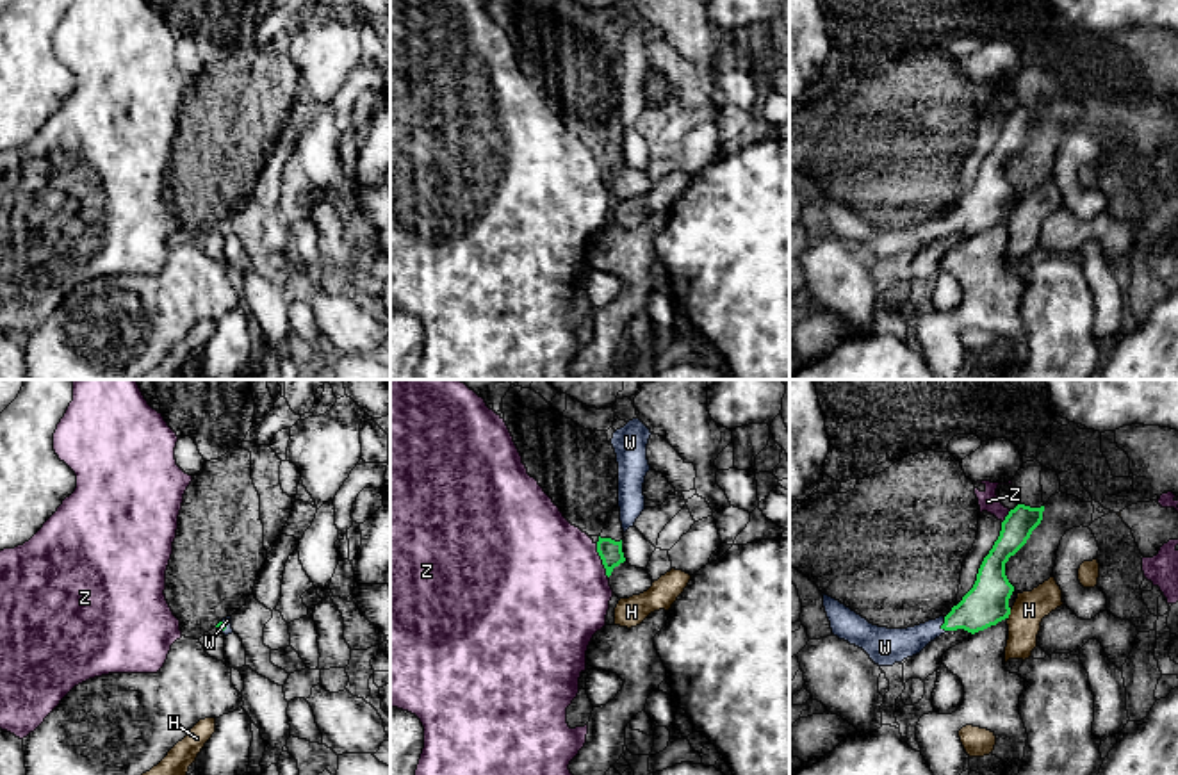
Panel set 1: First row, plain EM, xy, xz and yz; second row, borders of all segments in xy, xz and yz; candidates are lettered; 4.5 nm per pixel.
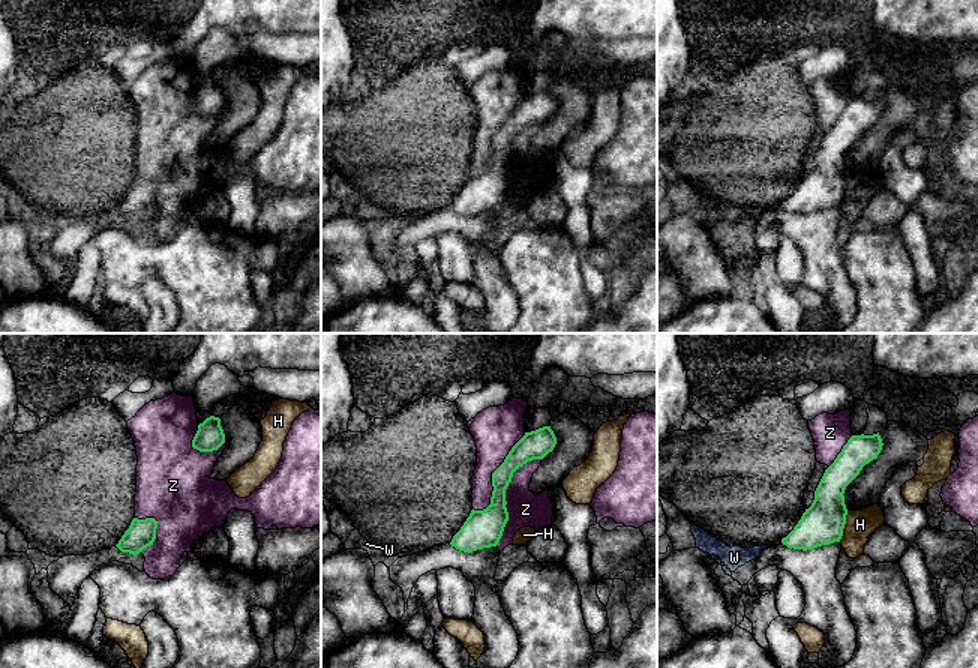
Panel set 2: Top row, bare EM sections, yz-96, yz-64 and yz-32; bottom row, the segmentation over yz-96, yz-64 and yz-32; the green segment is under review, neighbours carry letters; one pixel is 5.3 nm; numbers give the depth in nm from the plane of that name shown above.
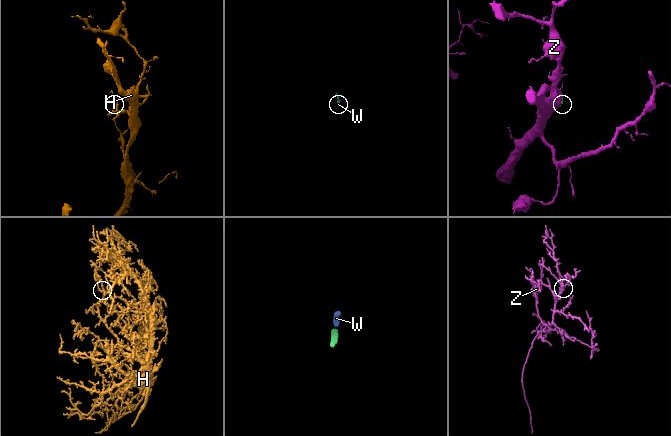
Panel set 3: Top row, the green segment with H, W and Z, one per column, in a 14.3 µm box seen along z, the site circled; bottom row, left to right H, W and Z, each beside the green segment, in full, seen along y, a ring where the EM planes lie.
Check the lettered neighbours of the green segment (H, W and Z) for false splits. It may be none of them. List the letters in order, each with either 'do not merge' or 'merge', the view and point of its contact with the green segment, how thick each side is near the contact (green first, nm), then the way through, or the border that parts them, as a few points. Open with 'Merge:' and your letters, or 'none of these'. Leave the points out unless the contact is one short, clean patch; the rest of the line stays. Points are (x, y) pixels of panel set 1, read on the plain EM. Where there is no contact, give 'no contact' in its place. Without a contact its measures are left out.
Merge: W
H: do not merge; meets green in yz at (1009, 214); 200 nm thick on the green side, 150 nm on the other; border along yz (1011, 211), (1007, 218)
W: merge; meets green in yz at (943, 225); 200 nm thick on the green side, 160 nm on the other; runs through yz (986, 205), (973, 214), (943, 225), (909, 243), (893, 246)
Z: do not merge; meets green in xz at (601, 159); 110 nm thick on the green side, 500 nm on the other

